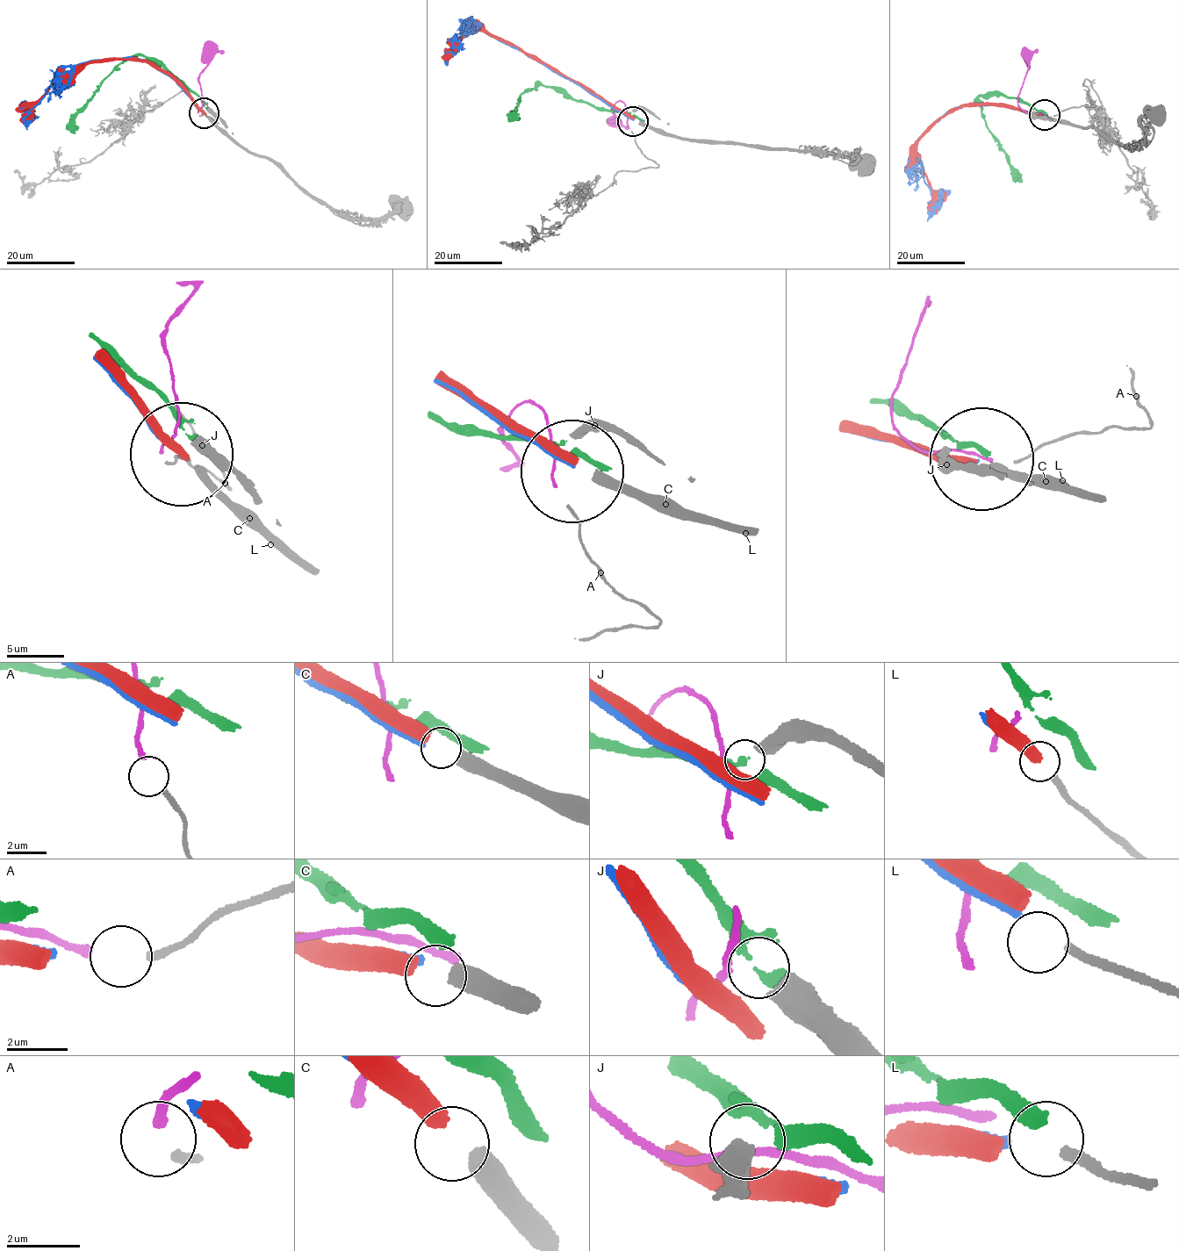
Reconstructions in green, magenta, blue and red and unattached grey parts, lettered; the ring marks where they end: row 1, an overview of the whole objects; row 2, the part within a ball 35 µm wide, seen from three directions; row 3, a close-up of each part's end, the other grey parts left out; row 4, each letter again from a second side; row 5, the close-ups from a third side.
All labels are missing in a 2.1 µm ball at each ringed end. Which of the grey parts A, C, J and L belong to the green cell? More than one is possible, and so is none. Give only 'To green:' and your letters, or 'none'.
To green: none

